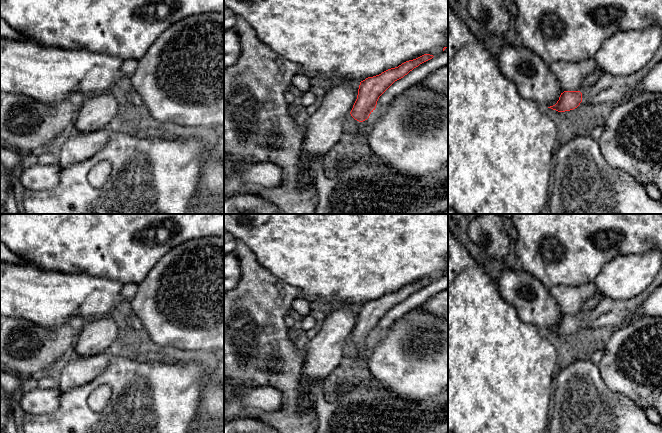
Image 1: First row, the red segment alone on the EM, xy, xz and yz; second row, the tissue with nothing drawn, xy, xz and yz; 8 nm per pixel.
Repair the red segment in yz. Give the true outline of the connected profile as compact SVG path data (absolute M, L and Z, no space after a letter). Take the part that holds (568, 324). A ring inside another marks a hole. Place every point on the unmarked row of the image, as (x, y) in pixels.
M662 263L661 268L652 284L640 295L629 300L616 301L603 298L586 317L580 315L564 315L559 324L551 332L558 336L570 335L577 332L581 326L591 329L601 327L613 327L619 329L630 323L637 317L638 310L649 295L662 284Z

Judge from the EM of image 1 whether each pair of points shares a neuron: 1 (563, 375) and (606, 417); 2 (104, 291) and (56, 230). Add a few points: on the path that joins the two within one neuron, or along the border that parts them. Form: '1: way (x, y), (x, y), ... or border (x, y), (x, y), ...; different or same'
1: way (574, 386), (595, 407); same
2: border (80, 271), (86, 274), (111, 278), (115, 281); different

